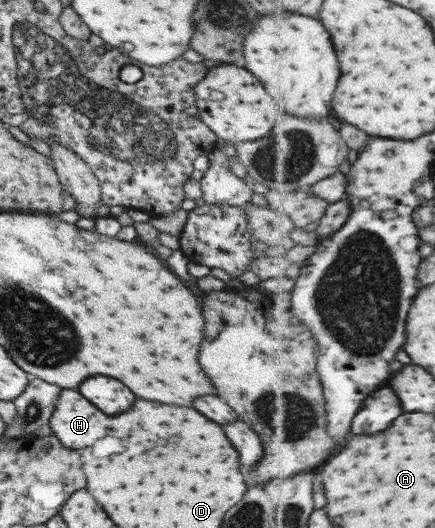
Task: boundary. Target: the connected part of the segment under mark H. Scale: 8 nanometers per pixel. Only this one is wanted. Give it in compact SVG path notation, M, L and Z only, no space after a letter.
M60 391L56 409L50 419L52 434L68 449L82 449L94 445L108 433L108 415L96 409L78 391Z

